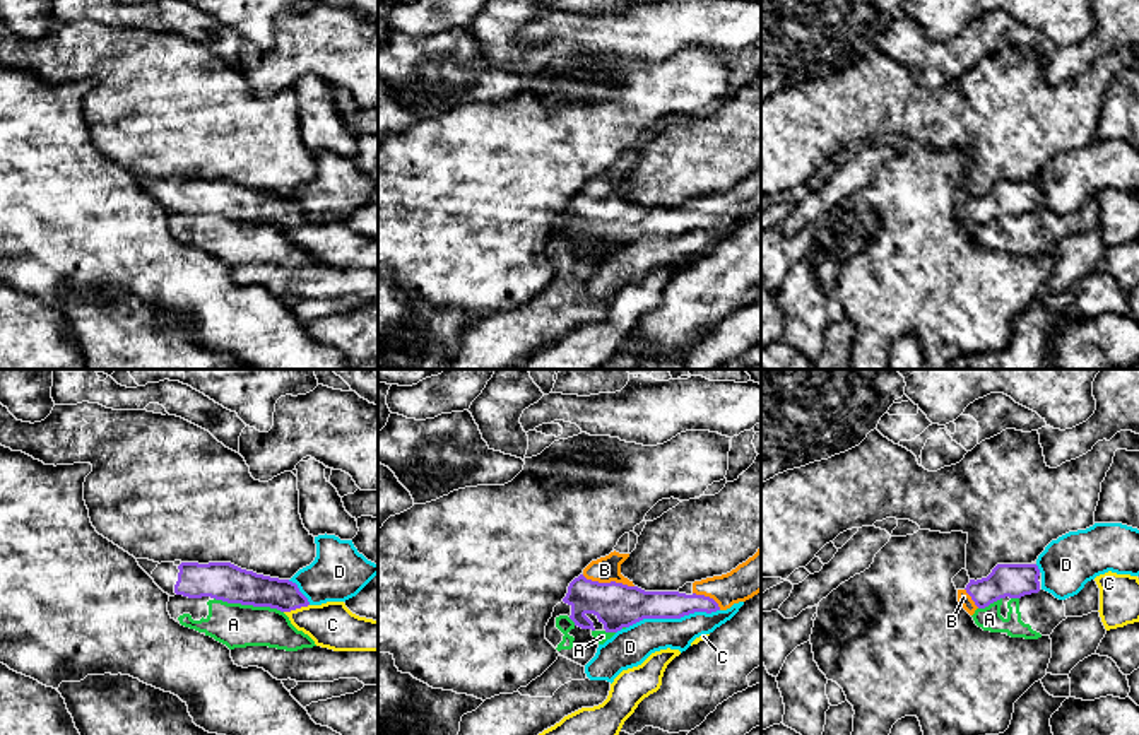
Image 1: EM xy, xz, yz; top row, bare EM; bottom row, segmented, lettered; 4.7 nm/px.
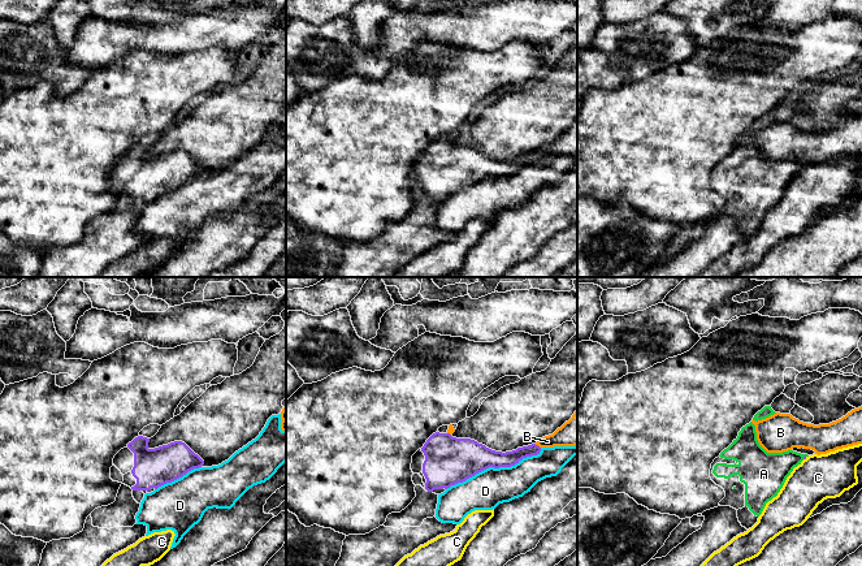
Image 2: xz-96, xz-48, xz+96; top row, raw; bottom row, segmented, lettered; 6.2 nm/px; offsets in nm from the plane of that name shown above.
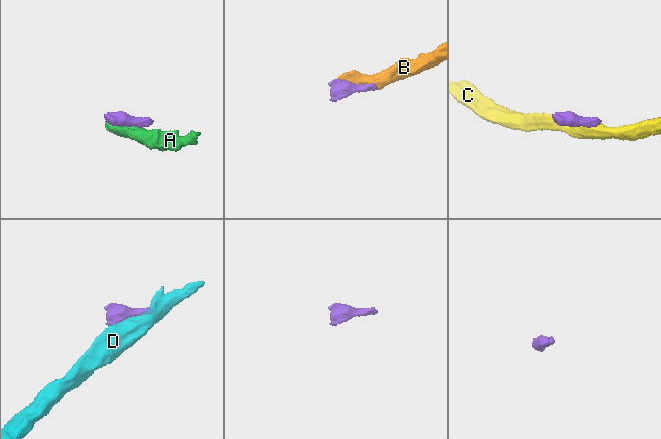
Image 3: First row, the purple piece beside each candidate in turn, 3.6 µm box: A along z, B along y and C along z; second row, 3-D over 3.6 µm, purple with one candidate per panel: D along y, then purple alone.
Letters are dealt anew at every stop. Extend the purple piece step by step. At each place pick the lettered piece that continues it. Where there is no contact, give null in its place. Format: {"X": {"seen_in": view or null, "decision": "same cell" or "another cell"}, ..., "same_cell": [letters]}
{"A": {"seen_in": "xy", "decision": "another cell"}, "B": {"seen_in": "xz", "decision": "same cell"}, "C": {"seen_in": "xy", "decision": "another cell"}, "D": {"seen_in": "xz", "decision": "another cell"}, "same_cell": ["B"]}

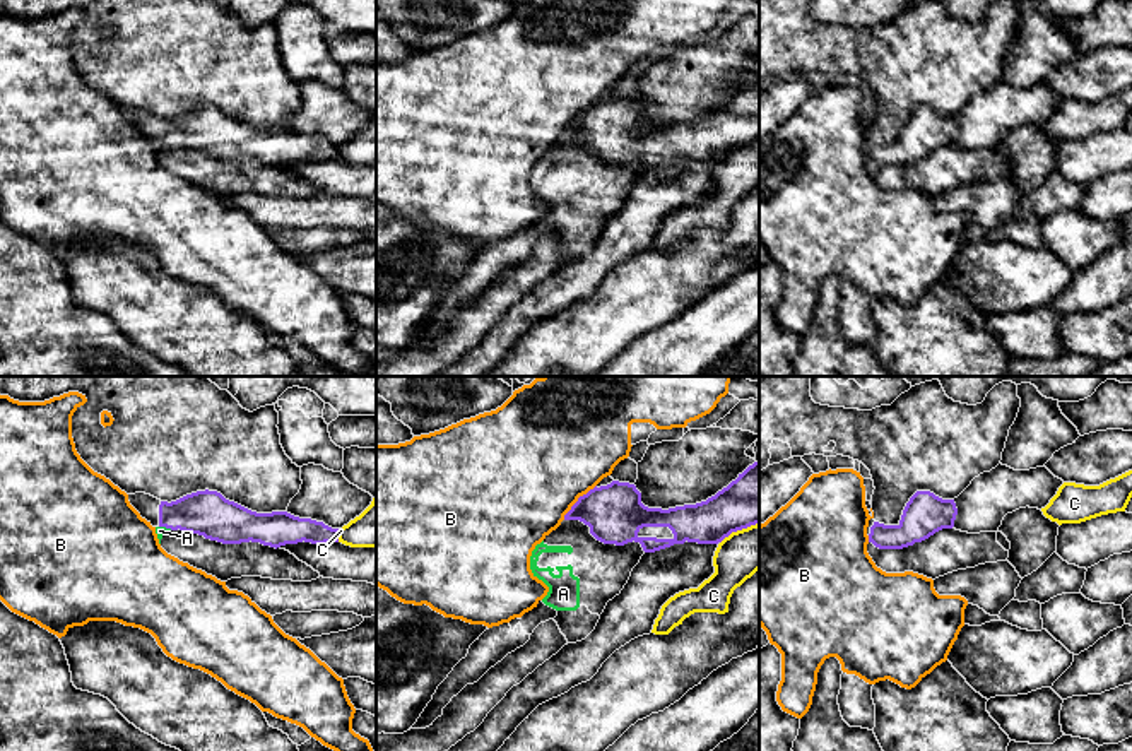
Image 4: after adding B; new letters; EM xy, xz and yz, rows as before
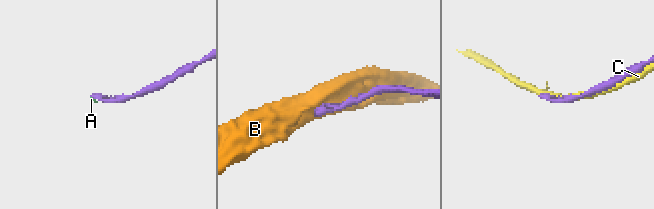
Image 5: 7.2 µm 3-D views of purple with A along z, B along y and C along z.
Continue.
{"A": {"seen_in": "xy", "decision": "another cell"}, "B": {"seen_in": "xz", "decision": "another cell"}, "C": {"seen_in": "xy", "decision": "another cell"}, "same_cell": []}

